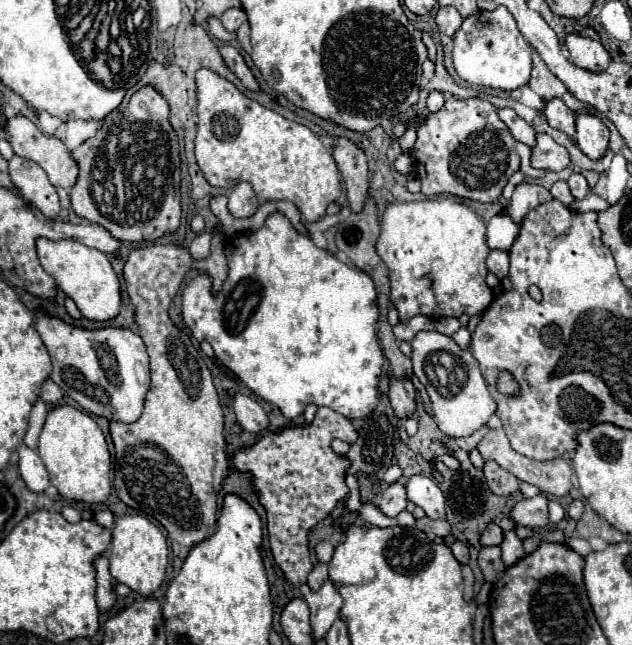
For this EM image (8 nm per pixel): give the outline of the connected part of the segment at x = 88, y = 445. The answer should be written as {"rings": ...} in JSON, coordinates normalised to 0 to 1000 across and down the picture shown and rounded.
{"rings":[[[95,628],[82,634],[63,671],[63,687],[57,699],[63,702],[63,712],[79,733],[79,749],[101,774],[130,780],[161,780],[171,774],[177,758],[174,699],[158,662],[133,637],[123,637],[111,628]]]}

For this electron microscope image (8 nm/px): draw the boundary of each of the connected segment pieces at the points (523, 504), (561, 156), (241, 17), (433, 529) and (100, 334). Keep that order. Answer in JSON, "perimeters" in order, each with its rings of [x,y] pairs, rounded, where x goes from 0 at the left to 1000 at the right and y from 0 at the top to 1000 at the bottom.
{"perimeters":[[[[848,767],[842,774],[826,774],[807,789],[807,802],[816,817],[861,817],[867,811],[867,774],[861,767]]],[[[848,209],[848,216],[851,216],[851,222],[842,231],[842,256],[845,259],[867,262],[867,265],[889,265],[905,256],[902,237],[880,219],[873,219],[873,212]]],[[[367,11],[361,17],[354,17],[354,23],[348,26],[351,39],[361,45],[361,48],[373,48],[386,33],[389,33],[389,23],[380,11]]],[[[668,802],[658,808],[658,817],[677,829],[690,829],[690,833],[709,833],[712,829],[712,814],[703,805],[680,805],[680,802]]],[[[57,482],[57,513],[63,516],[79,557],[82,591],[130,628],[139,640],[165,643],[168,650],[209,656],[222,647],[228,631],[228,612],[237,603],[234,547],[218,516],[196,507],[130,510],[108,504],[104,498]]]]}

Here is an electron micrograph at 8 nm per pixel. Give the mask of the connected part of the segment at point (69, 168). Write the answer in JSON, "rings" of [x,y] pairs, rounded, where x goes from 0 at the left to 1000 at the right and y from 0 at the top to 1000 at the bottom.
{"rings":[[[32,178],[13,184],[9,209],[13,209],[13,219],[16,219],[22,237],[32,240],[32,243],[38,243],[38,247],[47,247],[47,250],[60,253],[76,268],[79,284],[85,290],[101,290],[101,293],[114,293],[117,290],[120,274],[123,274],[123,253],[114,247],[111,234],[104,231],[104,225],[95,216],[70,209],[47,184],[32,181]]]}

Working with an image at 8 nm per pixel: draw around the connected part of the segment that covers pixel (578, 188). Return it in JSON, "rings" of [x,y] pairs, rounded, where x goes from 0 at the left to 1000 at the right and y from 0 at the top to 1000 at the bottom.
{"rings":[[[908,265],[908,268],[902,271],[899,287],[902,287],[902,296],[905,296],[905,302],[908,302],[911,309],[924,309],[924,305],[930,302],[930,296],[934,296],[930,281],[924,278],[924,271],[921,271],[918,265]]]}

